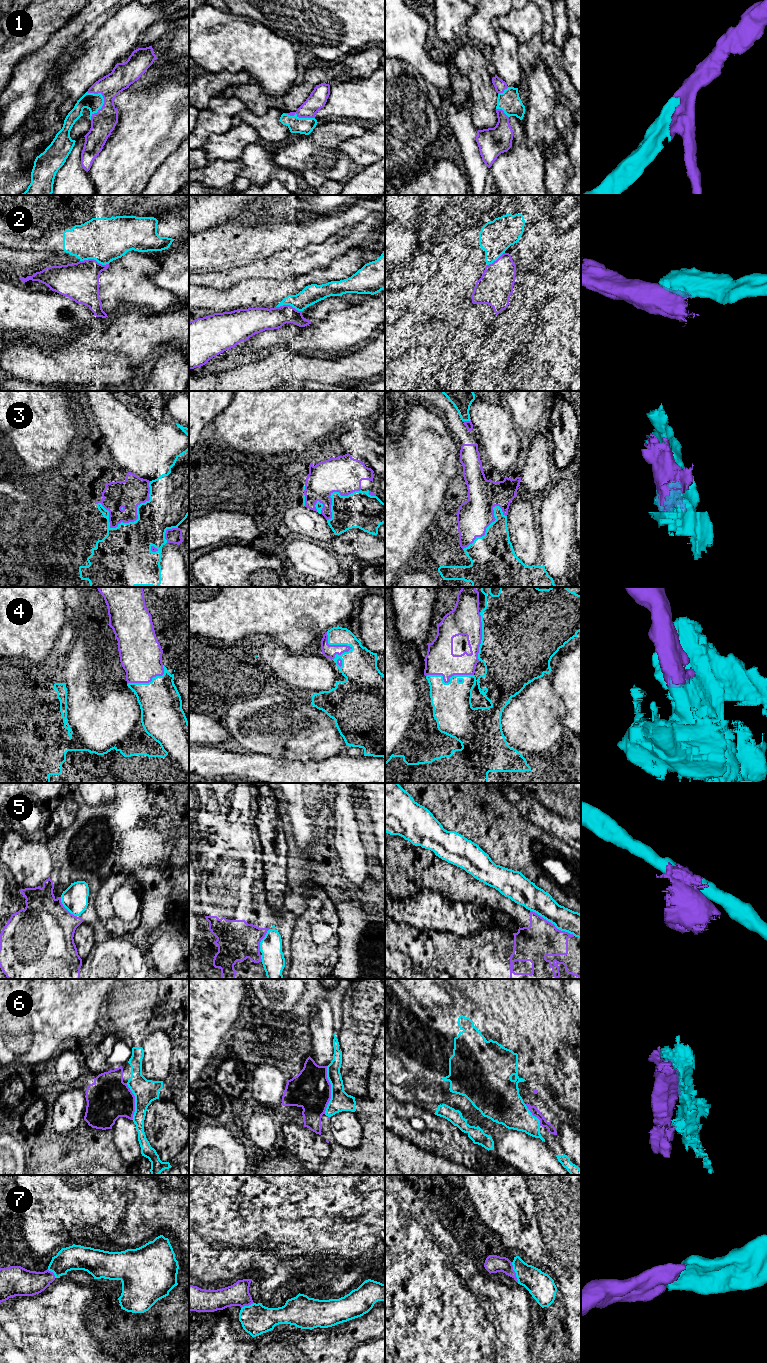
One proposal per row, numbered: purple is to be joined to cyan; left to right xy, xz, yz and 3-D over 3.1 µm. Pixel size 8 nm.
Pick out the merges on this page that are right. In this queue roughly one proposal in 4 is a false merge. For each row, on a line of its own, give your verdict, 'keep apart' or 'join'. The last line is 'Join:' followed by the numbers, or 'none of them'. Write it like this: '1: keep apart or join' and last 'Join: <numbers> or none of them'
1: join
2: keep apart
3: keep apart
4: join
5: keep apart
6: join
7: join
Join: 1, 4, 6, 7

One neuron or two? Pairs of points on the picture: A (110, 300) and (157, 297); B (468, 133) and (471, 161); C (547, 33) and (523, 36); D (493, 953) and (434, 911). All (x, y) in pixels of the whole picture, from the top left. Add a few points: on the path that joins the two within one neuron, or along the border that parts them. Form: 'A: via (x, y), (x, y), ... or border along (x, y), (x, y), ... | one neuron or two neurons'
A: via (122, 297), (145, 297) | one neuron
B: via (468, 140), (471, 154) | one neuron
C: border along (540, 10), (542, 14), (541, 31) | two neurons
D: border along (480, 928), (470, 936) | two neurons

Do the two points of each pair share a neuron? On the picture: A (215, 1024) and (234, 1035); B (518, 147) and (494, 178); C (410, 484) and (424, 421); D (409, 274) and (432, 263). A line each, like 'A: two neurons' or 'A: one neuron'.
A: two neurons
B: one neuron
C: one neuron
D: one neuron

